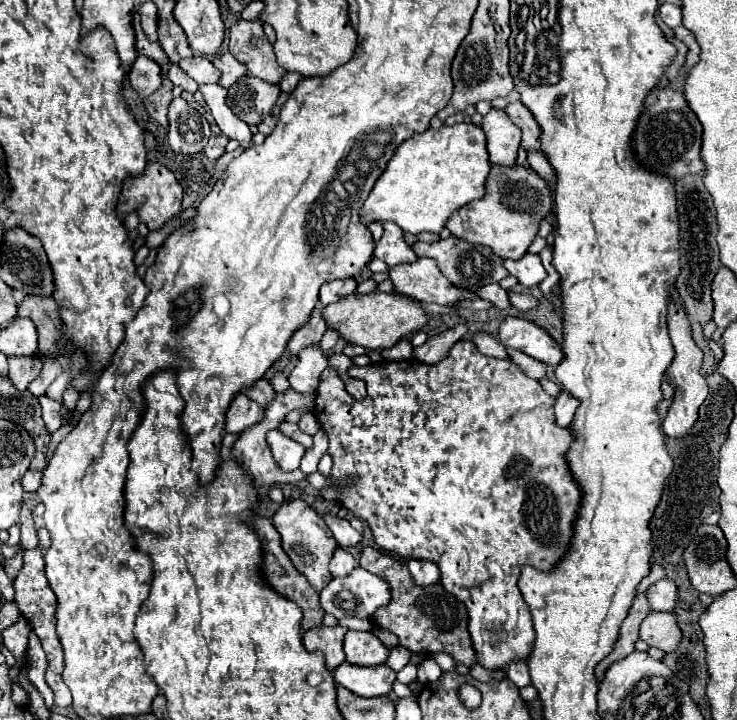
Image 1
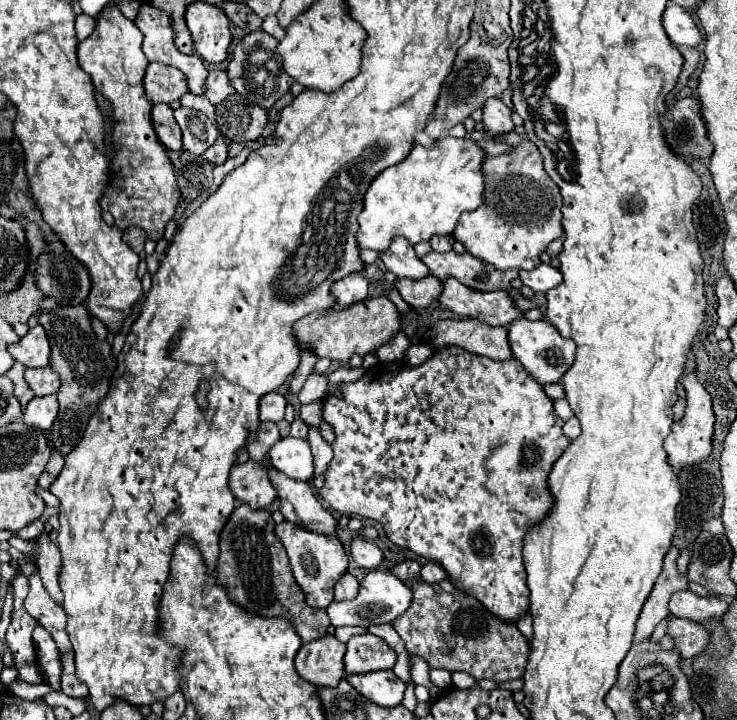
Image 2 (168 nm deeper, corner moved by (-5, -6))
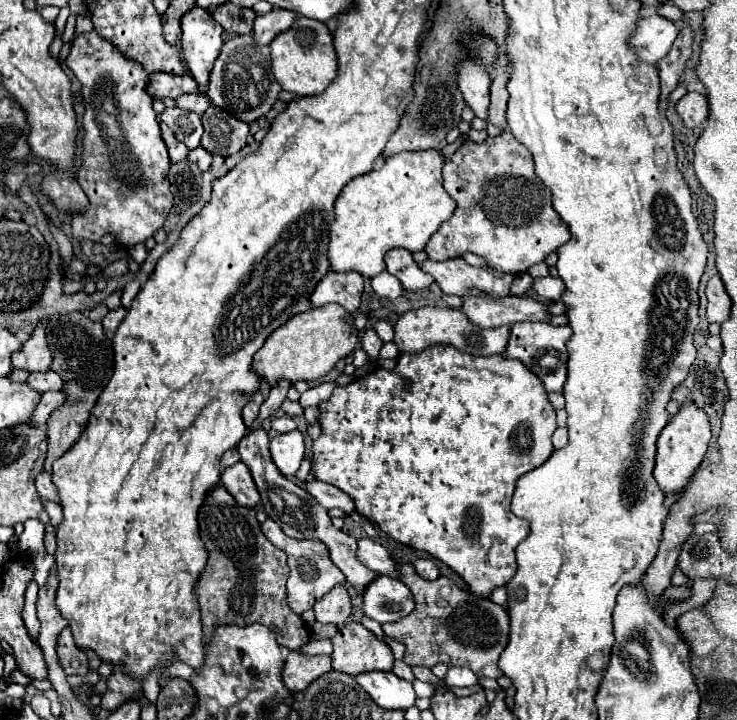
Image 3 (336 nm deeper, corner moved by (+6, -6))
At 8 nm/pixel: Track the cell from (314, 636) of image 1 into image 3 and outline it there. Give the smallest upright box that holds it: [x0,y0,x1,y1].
[282,650,332,694]

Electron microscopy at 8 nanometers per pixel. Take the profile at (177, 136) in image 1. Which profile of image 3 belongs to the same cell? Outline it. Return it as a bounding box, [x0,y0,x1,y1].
[160,108,202,148]

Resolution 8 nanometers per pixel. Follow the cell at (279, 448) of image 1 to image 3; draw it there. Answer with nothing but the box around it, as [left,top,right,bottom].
[270,430,306,478]

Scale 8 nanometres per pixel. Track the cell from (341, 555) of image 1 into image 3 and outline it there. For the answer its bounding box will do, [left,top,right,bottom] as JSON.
[312,586,350,624]

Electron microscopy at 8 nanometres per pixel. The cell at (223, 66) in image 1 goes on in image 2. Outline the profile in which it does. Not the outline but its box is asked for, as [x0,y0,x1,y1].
[205,70,235,104]

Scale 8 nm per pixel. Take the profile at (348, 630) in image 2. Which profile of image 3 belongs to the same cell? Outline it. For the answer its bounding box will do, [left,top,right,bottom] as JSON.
[300,640,332,656]

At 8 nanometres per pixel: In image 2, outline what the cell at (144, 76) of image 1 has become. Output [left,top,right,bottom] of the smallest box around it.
[143,62,187,104]

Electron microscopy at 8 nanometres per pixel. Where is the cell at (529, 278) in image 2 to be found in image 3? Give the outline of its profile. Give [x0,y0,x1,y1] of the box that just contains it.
[532,276,566,302]

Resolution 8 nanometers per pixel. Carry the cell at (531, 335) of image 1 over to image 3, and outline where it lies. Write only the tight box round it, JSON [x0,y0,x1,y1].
[506,322,572,392]

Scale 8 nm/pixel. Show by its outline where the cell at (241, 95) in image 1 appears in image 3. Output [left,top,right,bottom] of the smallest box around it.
[202,106,248,158]

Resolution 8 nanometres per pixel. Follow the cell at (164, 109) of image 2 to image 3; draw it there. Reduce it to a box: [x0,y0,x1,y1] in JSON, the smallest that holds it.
[160,124,190,164]

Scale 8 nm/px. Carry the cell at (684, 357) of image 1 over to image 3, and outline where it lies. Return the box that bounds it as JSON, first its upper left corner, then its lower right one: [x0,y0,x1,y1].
[654,402,710,494]

